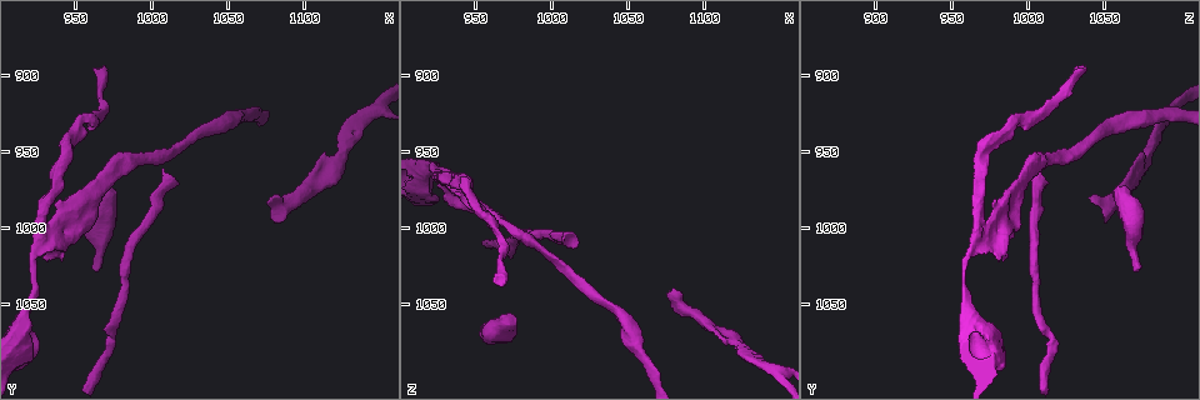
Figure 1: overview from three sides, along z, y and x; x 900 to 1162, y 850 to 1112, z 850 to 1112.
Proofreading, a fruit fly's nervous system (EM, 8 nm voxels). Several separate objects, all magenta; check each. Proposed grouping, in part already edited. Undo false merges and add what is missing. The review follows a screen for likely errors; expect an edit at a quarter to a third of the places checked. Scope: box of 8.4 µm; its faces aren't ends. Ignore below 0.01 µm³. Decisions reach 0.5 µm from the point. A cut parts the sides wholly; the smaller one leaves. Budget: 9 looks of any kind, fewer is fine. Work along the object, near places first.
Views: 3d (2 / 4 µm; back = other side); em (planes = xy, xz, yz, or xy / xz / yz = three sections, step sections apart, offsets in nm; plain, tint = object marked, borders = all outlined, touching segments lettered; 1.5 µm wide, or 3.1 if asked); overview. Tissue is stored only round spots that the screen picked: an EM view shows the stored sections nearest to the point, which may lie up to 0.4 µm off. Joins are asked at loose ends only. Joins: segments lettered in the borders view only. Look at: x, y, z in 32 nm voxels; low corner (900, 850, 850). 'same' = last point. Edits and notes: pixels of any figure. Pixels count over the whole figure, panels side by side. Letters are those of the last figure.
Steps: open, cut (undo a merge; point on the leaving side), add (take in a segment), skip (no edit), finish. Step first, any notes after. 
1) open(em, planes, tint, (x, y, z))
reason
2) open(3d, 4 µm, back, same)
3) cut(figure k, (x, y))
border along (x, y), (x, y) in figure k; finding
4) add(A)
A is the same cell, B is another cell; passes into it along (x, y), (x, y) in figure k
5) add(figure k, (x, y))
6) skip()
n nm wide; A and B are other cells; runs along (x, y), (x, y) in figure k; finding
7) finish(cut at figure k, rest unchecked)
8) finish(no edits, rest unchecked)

open(3d, 4 µm, (1142, 922, 1092))

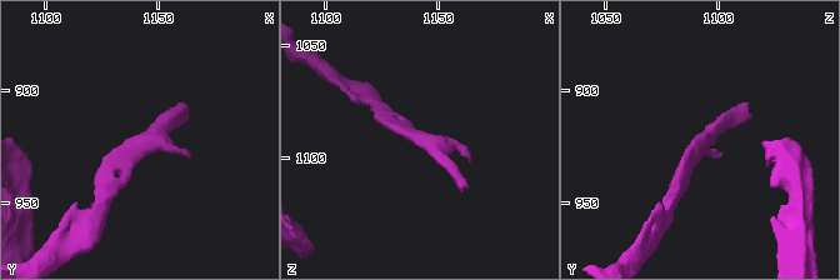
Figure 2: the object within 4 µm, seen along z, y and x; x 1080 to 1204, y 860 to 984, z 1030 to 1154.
open(em, planes, borders, (1143, 923, 1091))

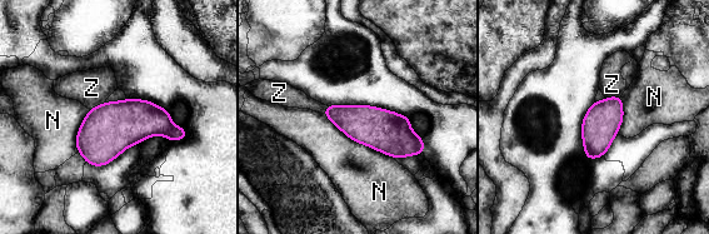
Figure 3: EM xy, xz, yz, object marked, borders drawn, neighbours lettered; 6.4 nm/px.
skip()
N and Z are other cells; border along (104, 101), (89, 109) in figure 3; continuous, no second neuron

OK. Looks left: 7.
open(em, planes, borders, (966, 896, 1038))
long arm stops here

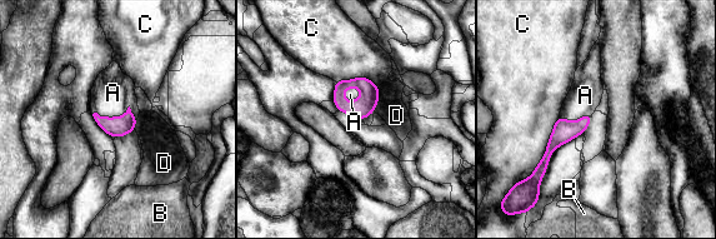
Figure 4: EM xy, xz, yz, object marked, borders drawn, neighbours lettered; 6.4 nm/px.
add(A)
90 nm wide; A is the same cell, B, C and D are other cells; passes into it along (115, 127), (116, 118), (113, 93) in figure 4; the neuron continues

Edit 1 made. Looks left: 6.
open(overview)

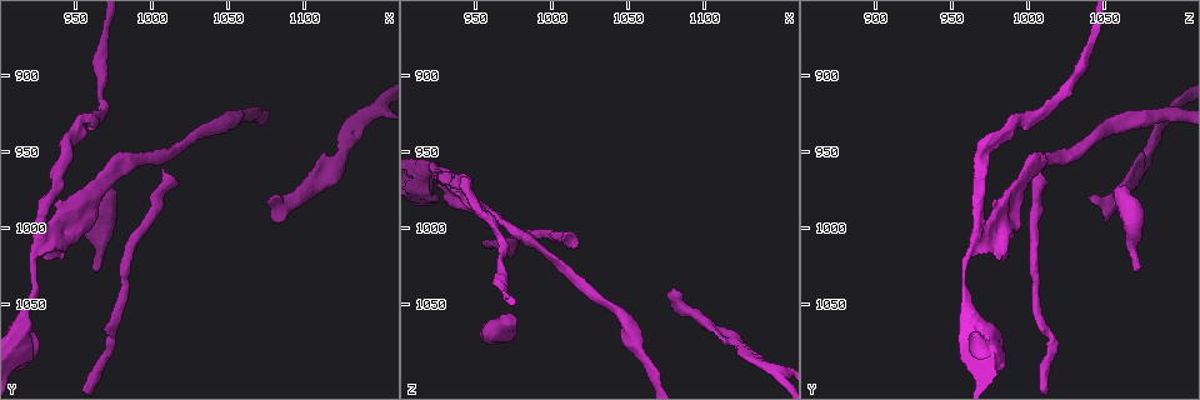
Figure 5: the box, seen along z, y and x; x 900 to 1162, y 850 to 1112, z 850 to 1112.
open(em, planes, borders, (974, 974, 1064))
an open end

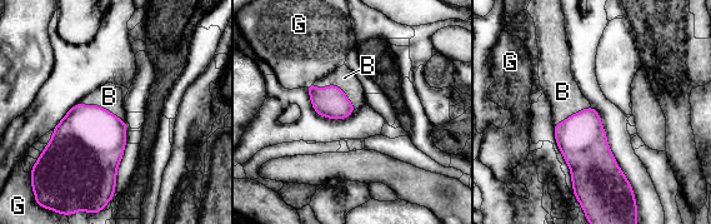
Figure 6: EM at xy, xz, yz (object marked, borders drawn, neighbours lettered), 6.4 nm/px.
add(B)
B is the same cell, G is another cell; passes into it along (330, 101), (335, 85), (344, 78) in figure 6; it goes on there

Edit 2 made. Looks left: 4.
open(em, xy, step 4, borders, (918, 1052, 958))
sudden change in width

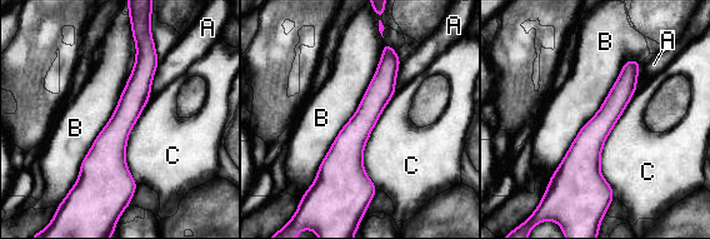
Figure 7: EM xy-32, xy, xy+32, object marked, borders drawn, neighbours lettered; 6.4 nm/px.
skip()
190 nm wide; A, B and C are other cells; border along (636, 89), (600, 153), (613, 198) in figure 7; one neuron here

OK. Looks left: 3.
finish(add at figure 4, add at figure 6, rest unchecked)

